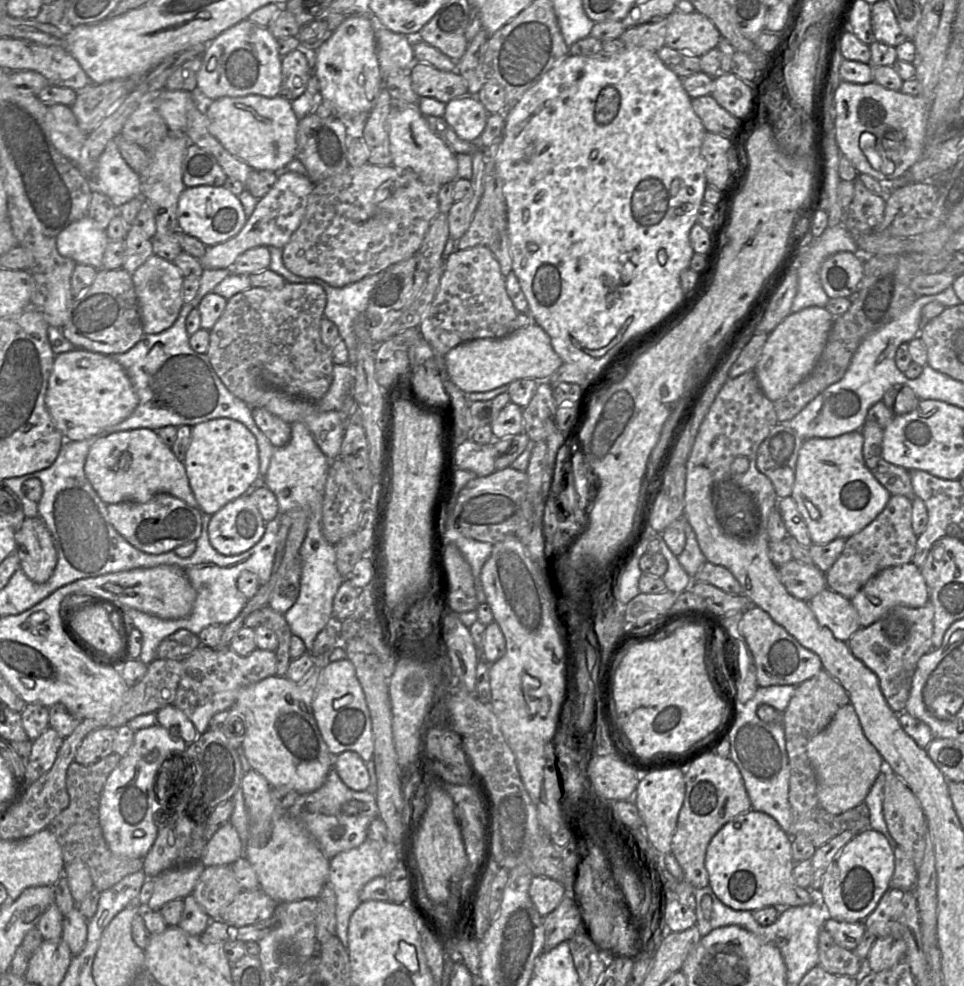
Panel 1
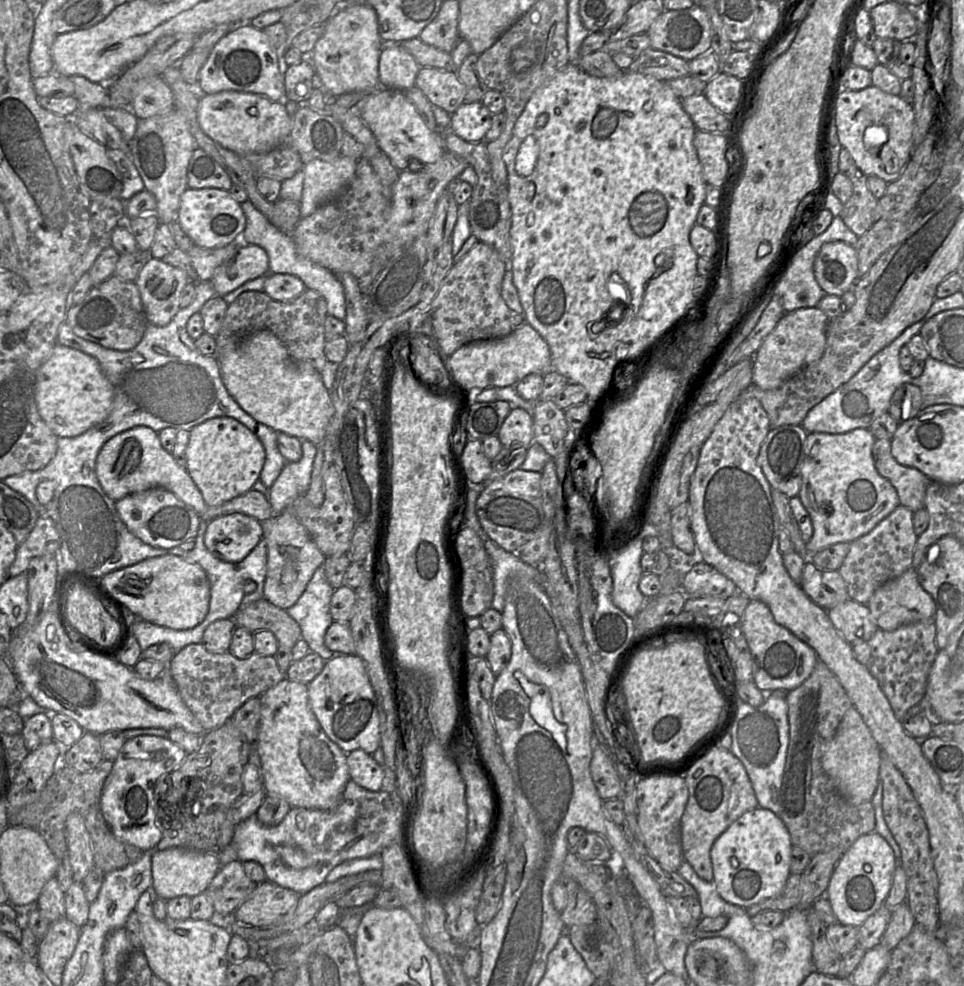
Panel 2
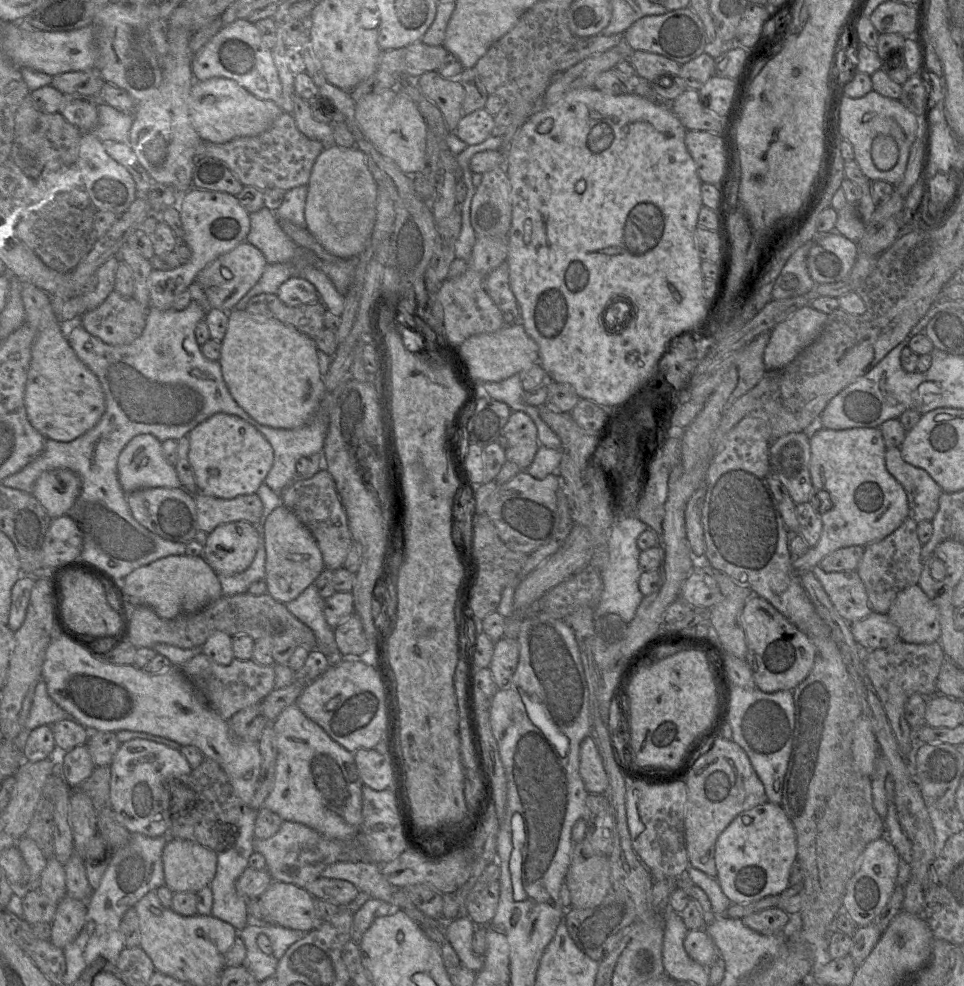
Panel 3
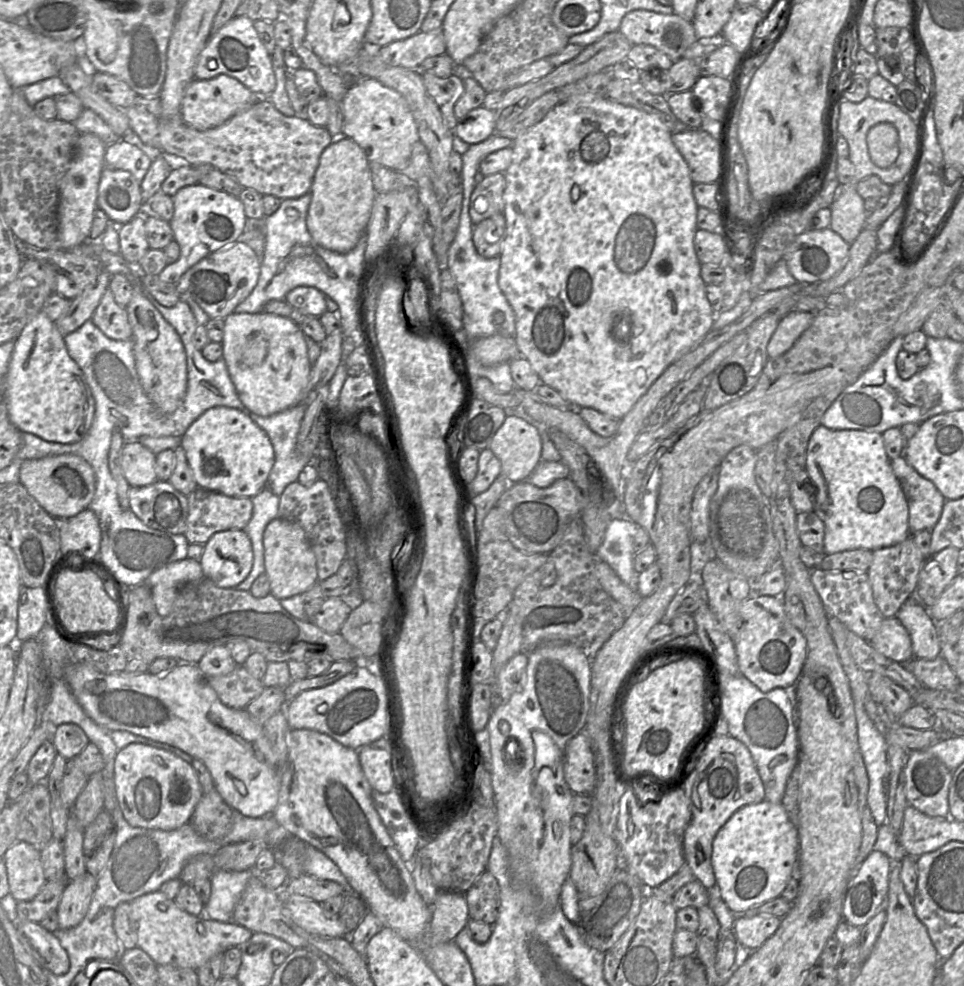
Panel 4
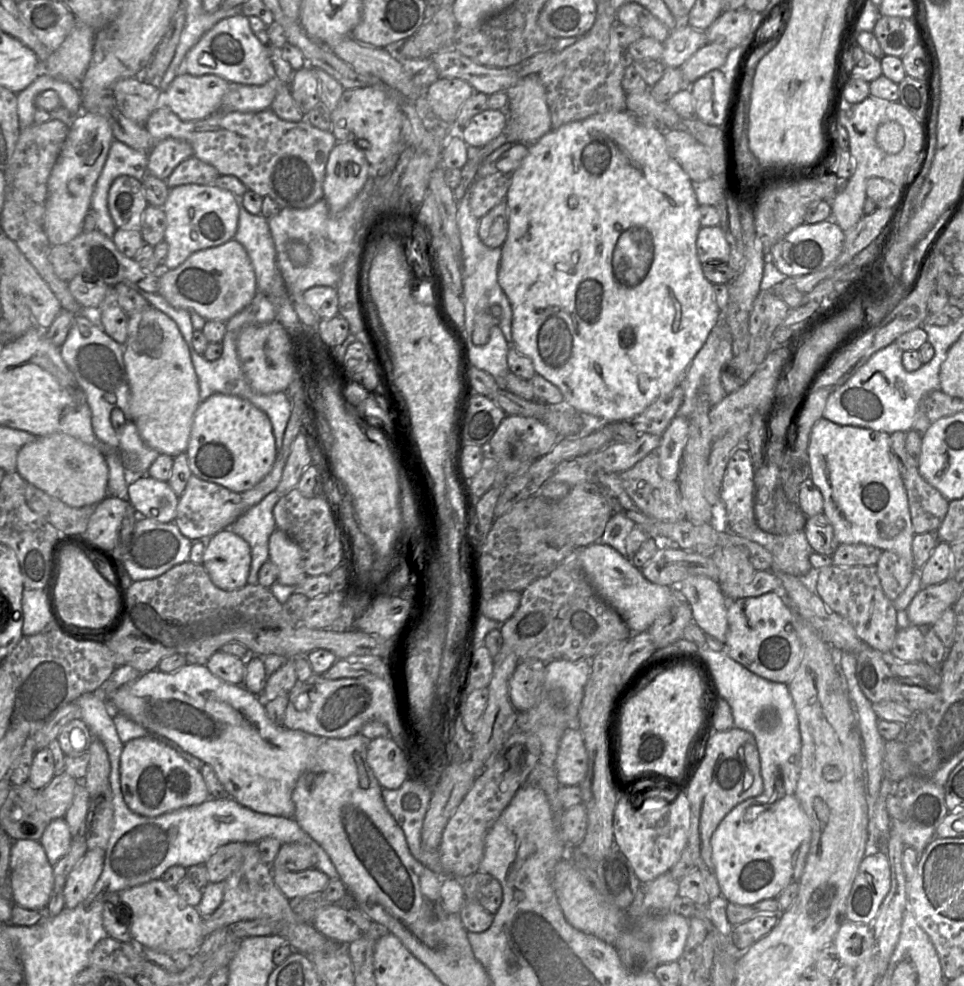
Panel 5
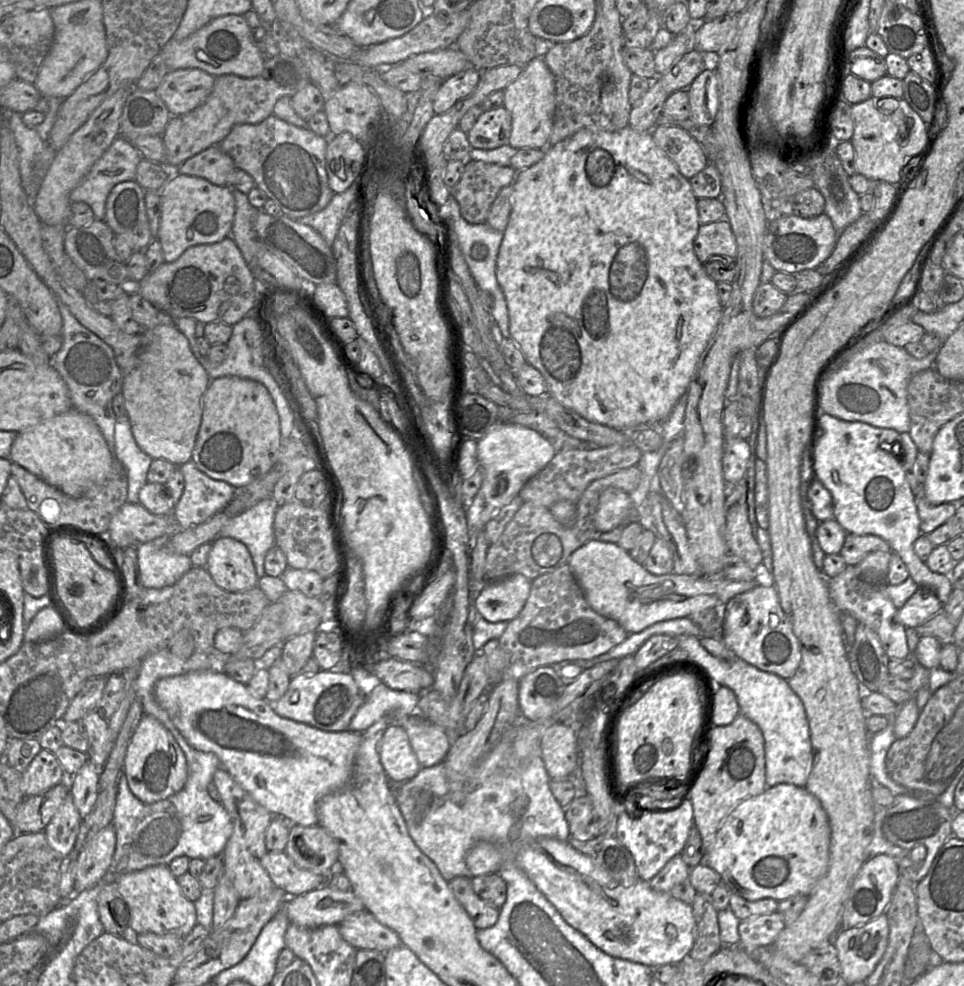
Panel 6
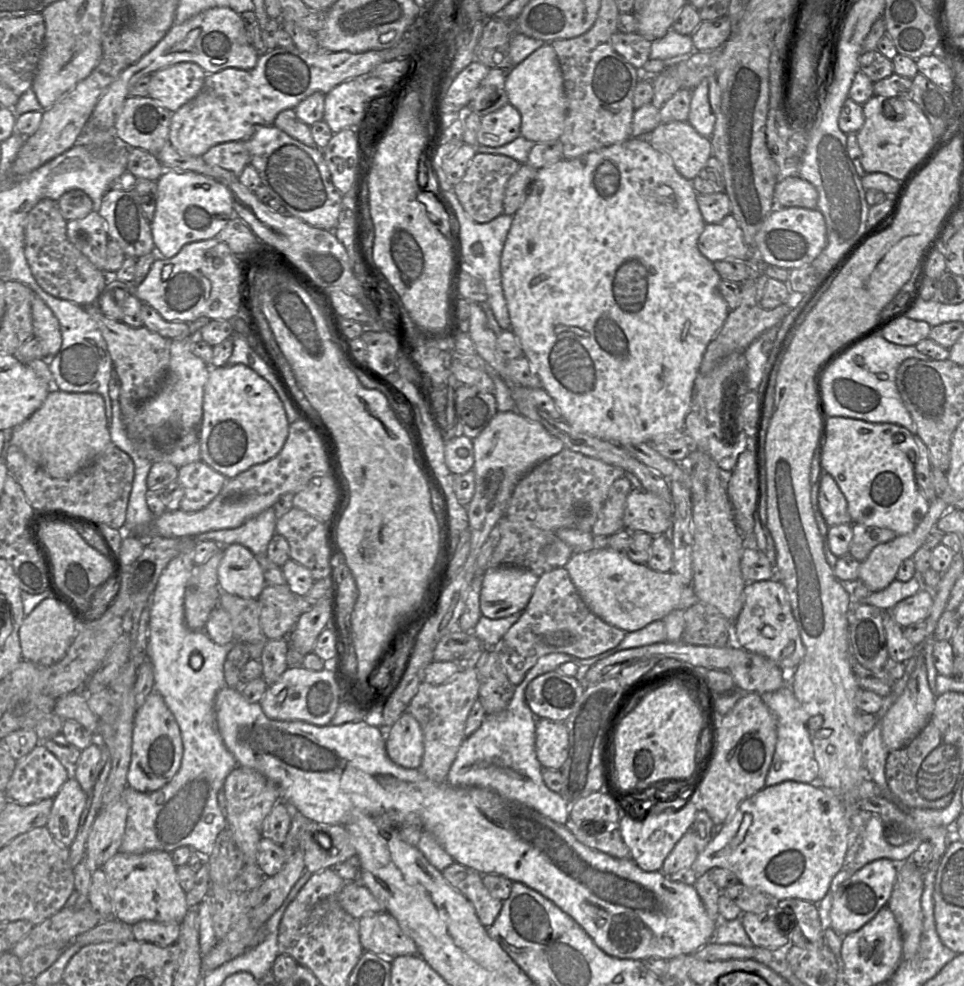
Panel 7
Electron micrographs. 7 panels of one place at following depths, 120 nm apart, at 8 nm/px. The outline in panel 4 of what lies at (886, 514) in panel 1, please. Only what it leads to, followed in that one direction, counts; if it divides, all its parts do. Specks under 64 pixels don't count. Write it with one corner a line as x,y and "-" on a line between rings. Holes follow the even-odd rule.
911,534
897,544
872,551
872,562
866,573
873,601
884,618
894,617
904,601
915,591
918,574
925,559
914,544

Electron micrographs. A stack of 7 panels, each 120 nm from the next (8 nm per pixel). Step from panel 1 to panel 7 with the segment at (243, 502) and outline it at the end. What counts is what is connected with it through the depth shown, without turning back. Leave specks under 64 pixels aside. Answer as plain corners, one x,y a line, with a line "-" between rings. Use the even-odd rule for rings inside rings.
241,544
223,547
218,582
223,593
245,599
258,599
267,585
258,557

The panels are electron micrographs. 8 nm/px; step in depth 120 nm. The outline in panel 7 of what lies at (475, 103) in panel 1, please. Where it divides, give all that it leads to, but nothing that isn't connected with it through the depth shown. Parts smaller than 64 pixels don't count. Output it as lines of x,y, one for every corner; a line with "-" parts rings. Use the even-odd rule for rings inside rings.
507,103
481,118
477,141
482,146
501,147
521,136
520,129
521,114
516,107

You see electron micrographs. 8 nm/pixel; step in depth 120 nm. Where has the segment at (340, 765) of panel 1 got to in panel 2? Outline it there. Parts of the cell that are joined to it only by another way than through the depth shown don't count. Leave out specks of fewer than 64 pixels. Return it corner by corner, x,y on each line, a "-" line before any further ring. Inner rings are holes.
361,749
347,753
346,763
350,780
362,788
377,792
381,791
384,769

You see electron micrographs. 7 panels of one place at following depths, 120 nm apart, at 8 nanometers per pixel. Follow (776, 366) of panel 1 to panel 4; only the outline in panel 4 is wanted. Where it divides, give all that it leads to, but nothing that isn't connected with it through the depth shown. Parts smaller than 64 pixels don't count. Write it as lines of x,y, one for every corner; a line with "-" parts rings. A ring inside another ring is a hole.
792,310
780,319
779,324
767,345
769,358
776,358
787,352
801,334
810,327
813,313

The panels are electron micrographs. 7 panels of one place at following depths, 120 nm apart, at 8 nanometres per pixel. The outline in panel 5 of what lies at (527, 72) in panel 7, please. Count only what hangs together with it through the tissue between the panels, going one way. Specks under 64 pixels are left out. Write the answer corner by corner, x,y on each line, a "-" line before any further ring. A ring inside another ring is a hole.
528,75
508,91
508,114
511,131
518,143
532,145
548,133
551,116
544,85
538,75

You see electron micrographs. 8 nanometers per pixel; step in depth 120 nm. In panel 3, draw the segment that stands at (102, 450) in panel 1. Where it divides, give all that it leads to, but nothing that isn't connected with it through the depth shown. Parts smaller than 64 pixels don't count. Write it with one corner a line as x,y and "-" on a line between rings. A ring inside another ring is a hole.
151,434
137,435
124,447
118,458
118,476
127,494
145,488
182,488
175,467
164,456
161,442

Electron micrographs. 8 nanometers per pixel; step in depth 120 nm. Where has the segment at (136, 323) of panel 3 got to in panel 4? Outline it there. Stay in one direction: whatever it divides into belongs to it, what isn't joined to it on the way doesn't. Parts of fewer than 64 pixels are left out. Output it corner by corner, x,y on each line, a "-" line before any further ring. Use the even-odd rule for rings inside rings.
110,288
103,294
91,320
110,339
132,340
127,310
115,301

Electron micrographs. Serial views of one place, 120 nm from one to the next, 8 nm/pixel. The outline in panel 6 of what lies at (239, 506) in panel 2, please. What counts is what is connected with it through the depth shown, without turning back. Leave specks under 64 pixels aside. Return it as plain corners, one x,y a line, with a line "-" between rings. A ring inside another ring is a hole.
190,460
179,468
184,476
185,488
172,511
177,528
188,529
206,522
223,511
234,498
233,486
210,478
193,461

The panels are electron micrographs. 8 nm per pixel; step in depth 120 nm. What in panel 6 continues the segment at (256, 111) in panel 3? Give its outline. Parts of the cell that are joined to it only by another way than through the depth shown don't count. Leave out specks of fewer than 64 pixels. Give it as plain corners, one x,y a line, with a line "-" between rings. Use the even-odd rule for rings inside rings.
197,69
169,70
155,89
171,116
186,114
205,102
216,77

